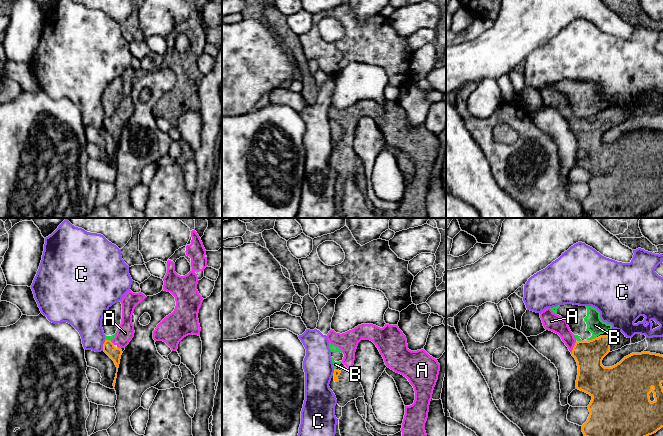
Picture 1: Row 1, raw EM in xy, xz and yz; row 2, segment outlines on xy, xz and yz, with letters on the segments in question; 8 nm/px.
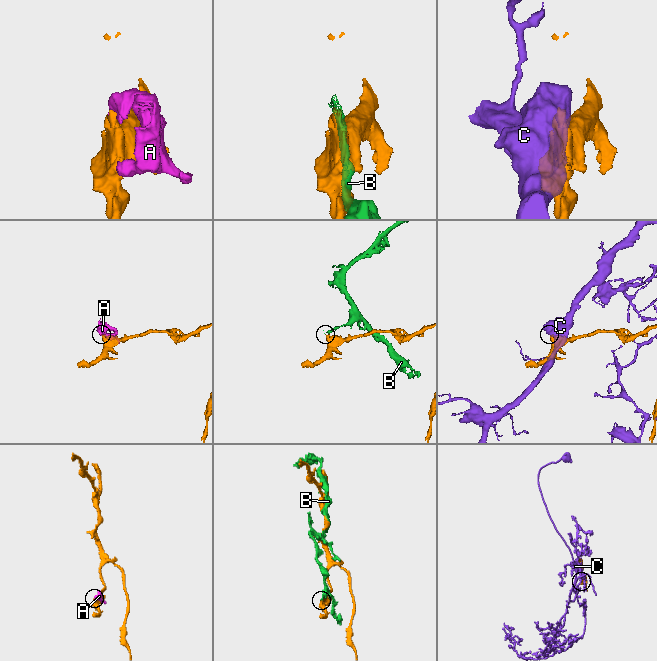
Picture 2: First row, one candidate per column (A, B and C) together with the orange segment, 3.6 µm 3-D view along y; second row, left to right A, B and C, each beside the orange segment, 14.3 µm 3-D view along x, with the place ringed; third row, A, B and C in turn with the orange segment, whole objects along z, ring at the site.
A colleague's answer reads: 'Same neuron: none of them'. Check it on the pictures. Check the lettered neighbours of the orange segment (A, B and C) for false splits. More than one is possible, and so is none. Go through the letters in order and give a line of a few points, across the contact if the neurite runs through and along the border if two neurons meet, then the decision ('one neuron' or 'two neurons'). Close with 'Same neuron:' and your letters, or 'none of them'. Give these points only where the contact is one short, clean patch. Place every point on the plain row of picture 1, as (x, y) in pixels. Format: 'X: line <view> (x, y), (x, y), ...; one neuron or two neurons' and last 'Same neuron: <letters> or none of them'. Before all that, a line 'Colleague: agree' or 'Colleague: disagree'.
Colleague: disagree
A: line yz (589, 130), (573, 124), (566, 110), (555, 99); one neuron
B: line yz (595, 113), (589, 116); two neurons
C: two neurons
Same neuron: A

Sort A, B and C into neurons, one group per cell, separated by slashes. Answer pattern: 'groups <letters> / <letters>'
groups A / B / C

